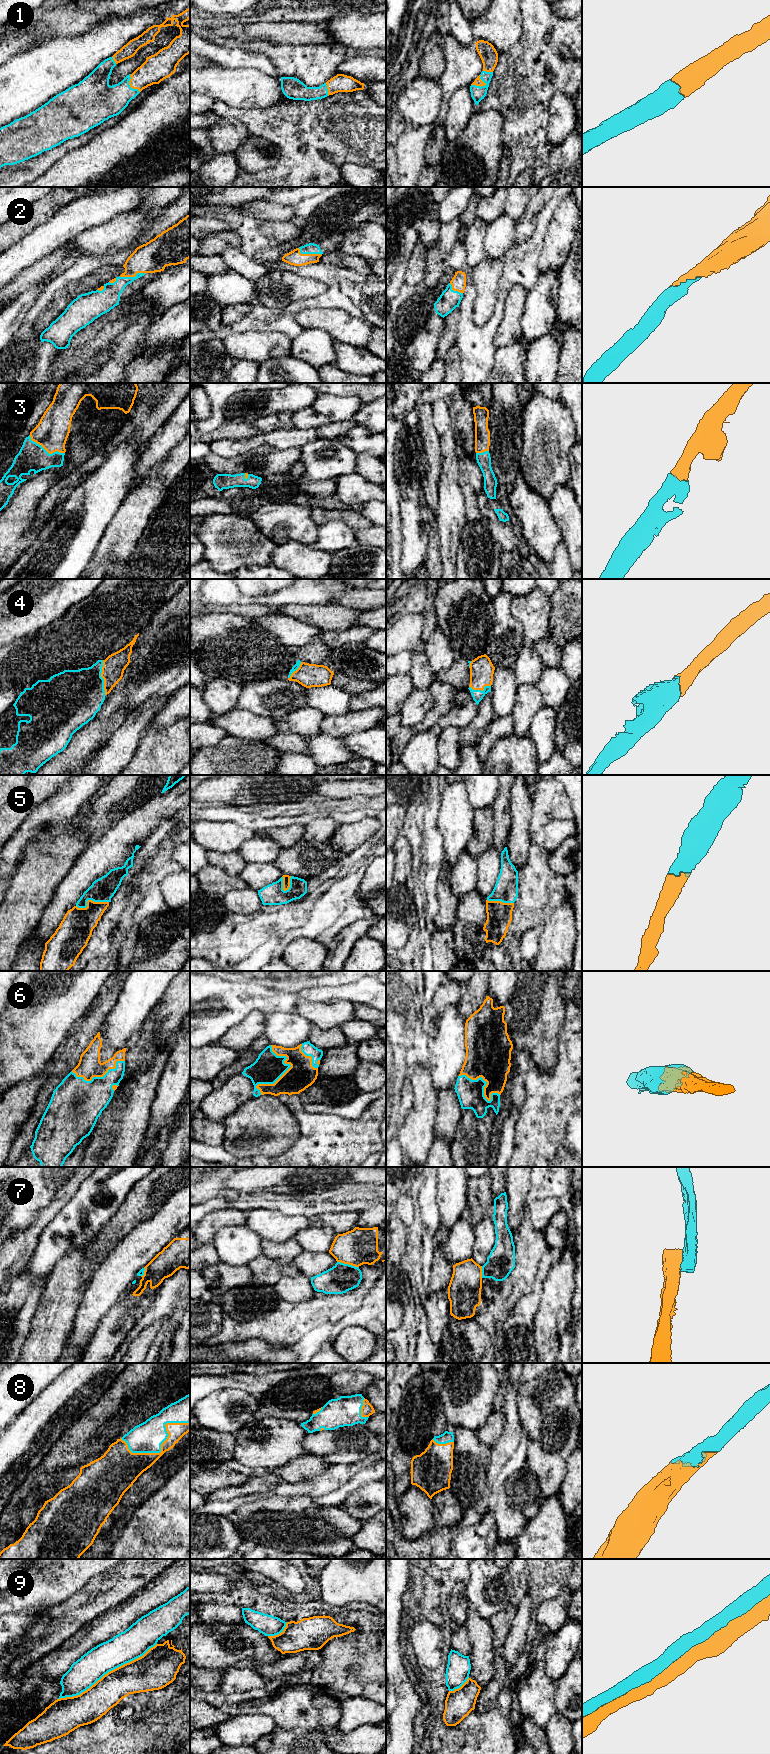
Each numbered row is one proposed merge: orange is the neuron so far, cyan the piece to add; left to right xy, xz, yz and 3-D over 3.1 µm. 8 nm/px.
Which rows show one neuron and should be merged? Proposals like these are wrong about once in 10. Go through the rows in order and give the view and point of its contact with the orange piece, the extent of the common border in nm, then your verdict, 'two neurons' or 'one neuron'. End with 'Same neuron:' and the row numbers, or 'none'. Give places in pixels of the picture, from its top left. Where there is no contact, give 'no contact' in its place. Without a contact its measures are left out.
1: contact yz (478, 85); length 130 nm; one neuron
2: contact xy (132, 276); length 220 nm; one neuron
3: contact xy (46, 450); length 320 nm; one neuron
4: contact xy (101, 676); length 280 nm; one neuron
5: contact xy (90, 900); length 260 nm; one neuron
6: contact xz (285, 1072); length 400 nm; one neuron
7: contact xz (348, 1263); length 180 nm; two neurons
8: contact xy (161, 1447); length 550 nm; one neuron
9: contact xy (108, 1672); length 900 nm; two neurons
Same neuron: 1, 2, 3, 4, 5, 6, 8

